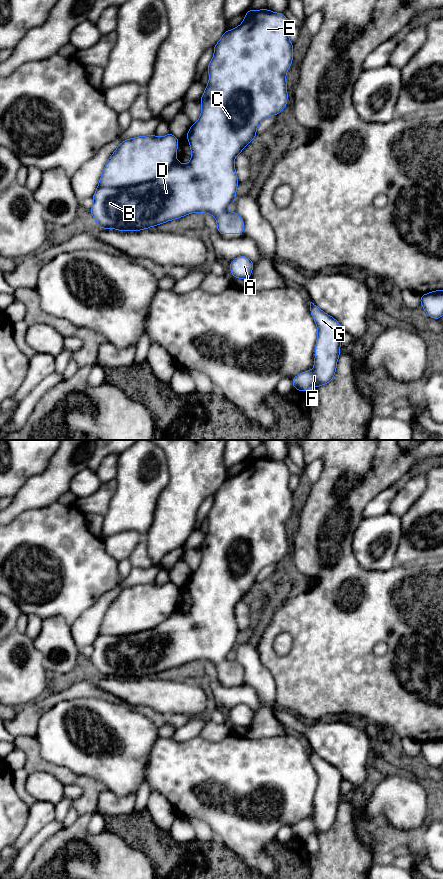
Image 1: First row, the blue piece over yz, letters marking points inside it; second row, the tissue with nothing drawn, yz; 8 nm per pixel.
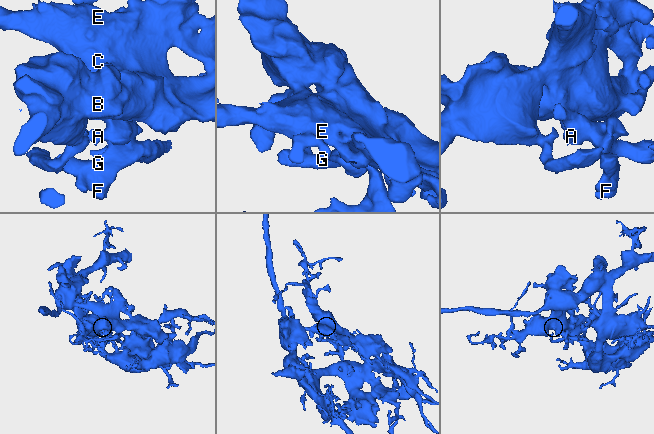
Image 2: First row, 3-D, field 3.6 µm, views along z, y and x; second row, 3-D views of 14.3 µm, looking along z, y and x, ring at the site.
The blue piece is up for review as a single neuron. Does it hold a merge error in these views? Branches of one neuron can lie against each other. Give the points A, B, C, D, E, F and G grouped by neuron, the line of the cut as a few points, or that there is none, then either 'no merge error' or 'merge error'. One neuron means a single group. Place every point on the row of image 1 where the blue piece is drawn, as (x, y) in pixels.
A B C D E F G | no cut | no merge error

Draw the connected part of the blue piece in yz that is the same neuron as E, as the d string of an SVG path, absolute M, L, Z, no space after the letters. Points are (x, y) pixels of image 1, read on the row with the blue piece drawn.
M250 9L238 27L225 31L214 46L214 55L207 67L209 82L200 99L200 117L190 126L186 135L191 148L190 162L182 164L177 160L179 139L171 133L163 137L153 134L138 136L121 142L108 159L92 196L93 205L90 212L99 228L140 231L200 212L215 217L217 230L221 235L244 233L243 219L236 212L227 210L237 197L239 184L234 160L257 136L256 129L259 124L267 117L278 115L287 106L286 73L293 60L293 44L289 40L290 28L291 25L284 14L268 9Z

